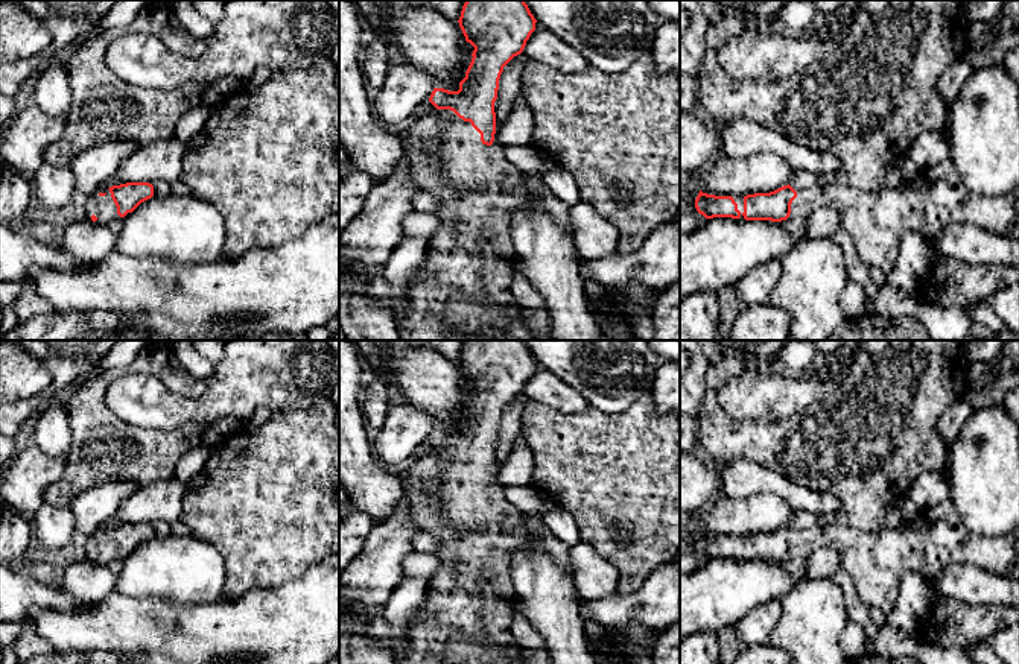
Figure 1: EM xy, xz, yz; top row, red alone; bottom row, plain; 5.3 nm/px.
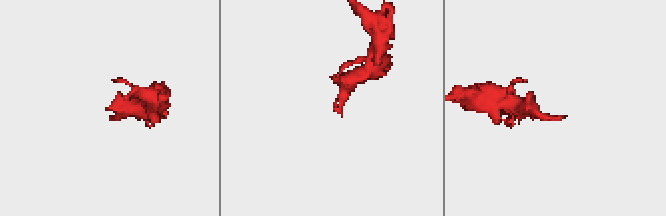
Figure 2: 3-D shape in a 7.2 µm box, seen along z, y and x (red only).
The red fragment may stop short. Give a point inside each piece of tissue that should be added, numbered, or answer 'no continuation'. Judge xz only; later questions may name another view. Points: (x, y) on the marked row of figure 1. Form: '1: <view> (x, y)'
1: xz (472, 252)

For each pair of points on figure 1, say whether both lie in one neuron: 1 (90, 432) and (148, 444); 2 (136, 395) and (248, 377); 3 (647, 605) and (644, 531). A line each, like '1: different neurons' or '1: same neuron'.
1: same neuron
2: same neuron
3: different neurons

